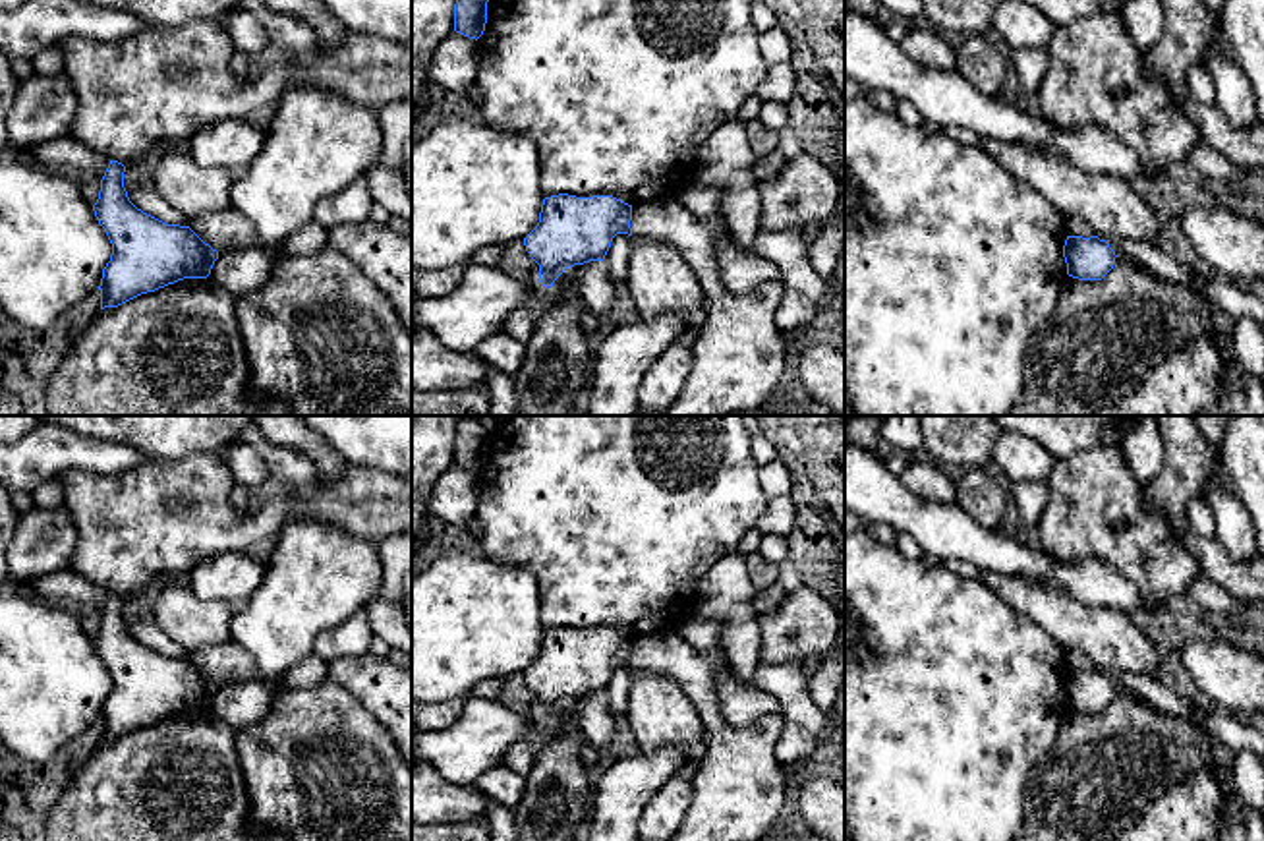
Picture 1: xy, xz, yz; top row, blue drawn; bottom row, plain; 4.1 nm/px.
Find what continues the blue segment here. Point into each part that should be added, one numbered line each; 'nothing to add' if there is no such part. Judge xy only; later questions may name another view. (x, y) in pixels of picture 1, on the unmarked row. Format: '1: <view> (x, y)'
nothing to add

